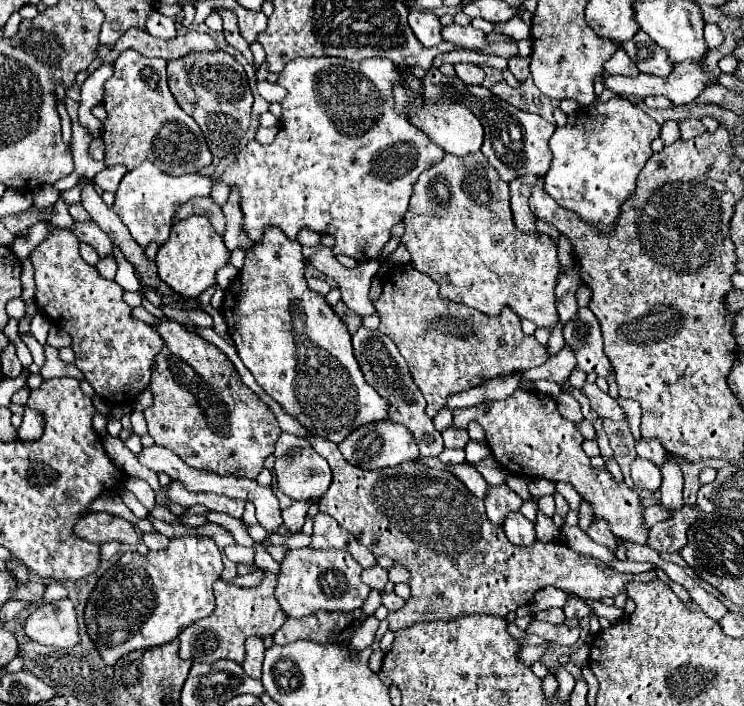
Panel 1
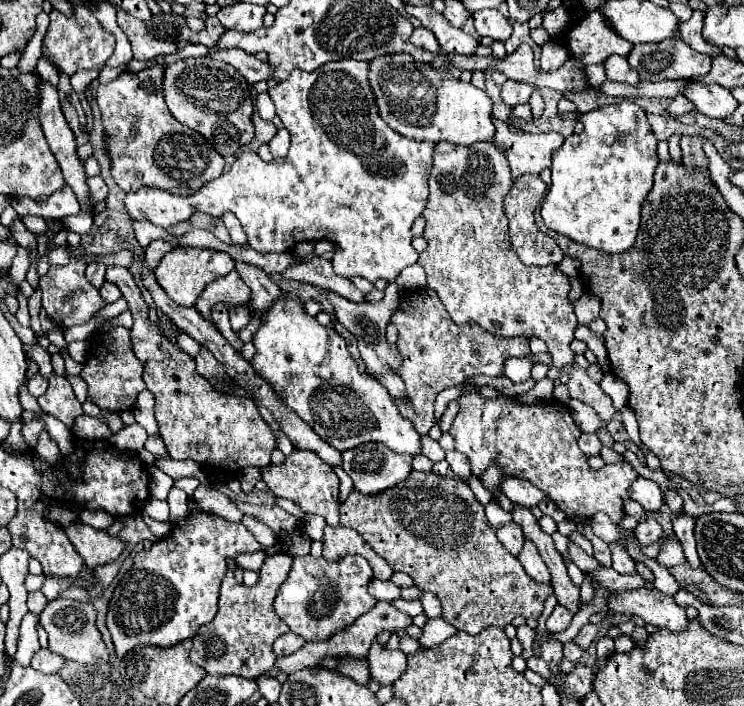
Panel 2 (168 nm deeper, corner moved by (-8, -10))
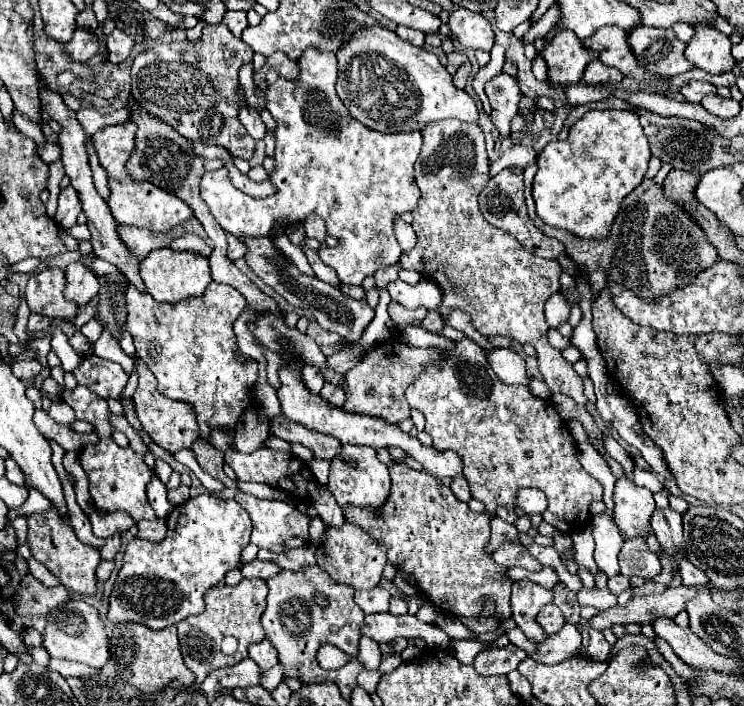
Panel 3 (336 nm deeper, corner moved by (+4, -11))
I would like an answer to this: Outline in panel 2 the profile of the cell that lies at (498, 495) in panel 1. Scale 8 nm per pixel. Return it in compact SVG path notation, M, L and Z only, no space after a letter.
M506 524L502 528L498 528L498 538L504 544L504 548L512 554L518 556L522 546L524 546L524 534L520 534L520 526L518 524Z

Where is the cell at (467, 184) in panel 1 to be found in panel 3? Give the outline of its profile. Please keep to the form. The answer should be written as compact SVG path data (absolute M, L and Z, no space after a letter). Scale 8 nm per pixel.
M456 119L430 123L422 131L424 145L416 161L416 185L420 187L420 201L412 211L412 227L418 235L418 243L412 251L400 257L404 269L414 269L428 281L432 281L442 291L442 303L438 313L448 317L454 309L464 311L470 317L470 323L482 335L504 335L512 337L518 343L530 343L536 349L540 371L552 393L564 393L580 405L588 405L588 399L582 391L582 379L572 369L558 349L548 343L548 321L544 317L544 303L552 293L560 291L560 265L558 261L540 259L520 247L520 243L506 231L492 227L480 213L478 195L490 181L490 159L486 153L484 133L474 123L460 123Z

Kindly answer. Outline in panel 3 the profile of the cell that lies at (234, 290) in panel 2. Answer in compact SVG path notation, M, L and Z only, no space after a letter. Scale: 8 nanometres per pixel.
M210 283L204 295L188 297L178 303L158 303L148 293L128 287L126 327L134 337L136 355L158 379L158 389L172 399L196 405L202 437L210 427L234 427L246 407L252 405L250 393L256 383L258 363L242 365L236 357L236 335L232 323L246 309L246 299L234 287Z

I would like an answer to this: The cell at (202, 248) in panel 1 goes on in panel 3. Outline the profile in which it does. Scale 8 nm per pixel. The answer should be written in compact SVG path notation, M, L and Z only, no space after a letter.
M168 247L150 251L150 255L140 265L140 275L144 279L146 291L156 301L166 301L166 303L176 303L176 301L182 301L192 295L202 295L206 291L206 287L212 283L208 257L198 255L198 253L190 253L190 251L178 253Z

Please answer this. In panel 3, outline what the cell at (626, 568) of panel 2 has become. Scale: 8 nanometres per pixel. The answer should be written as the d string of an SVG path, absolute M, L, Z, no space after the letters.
M614 575L614 577L608 579L608 587L610 587L610 591L614 595L620 595L622 591L626 591L630 587L630 577L626 577L626 575Z

